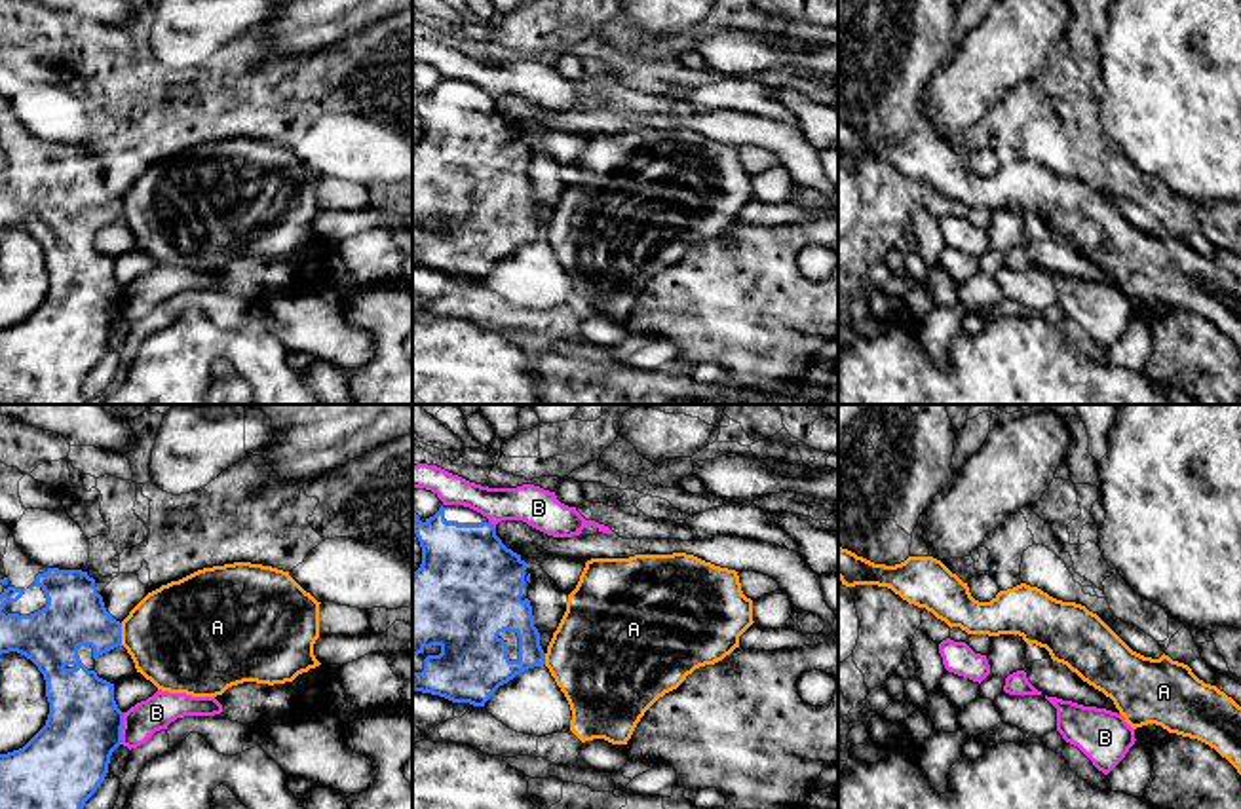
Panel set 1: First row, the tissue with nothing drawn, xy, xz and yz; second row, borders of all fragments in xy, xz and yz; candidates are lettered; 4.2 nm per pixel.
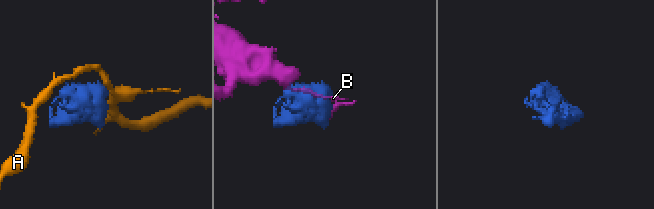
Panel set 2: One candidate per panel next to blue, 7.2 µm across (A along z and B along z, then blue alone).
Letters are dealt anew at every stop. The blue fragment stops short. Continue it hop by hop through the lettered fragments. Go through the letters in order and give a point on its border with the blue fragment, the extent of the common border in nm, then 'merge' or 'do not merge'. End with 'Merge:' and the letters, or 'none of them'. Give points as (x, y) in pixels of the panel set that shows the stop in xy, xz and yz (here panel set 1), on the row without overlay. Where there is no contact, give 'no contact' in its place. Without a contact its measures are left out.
A: contact xy (120, 209); length 100 nm; do not merge
B: contact xy (122, 301); length 140 nm; do not merge
Merge: none of them

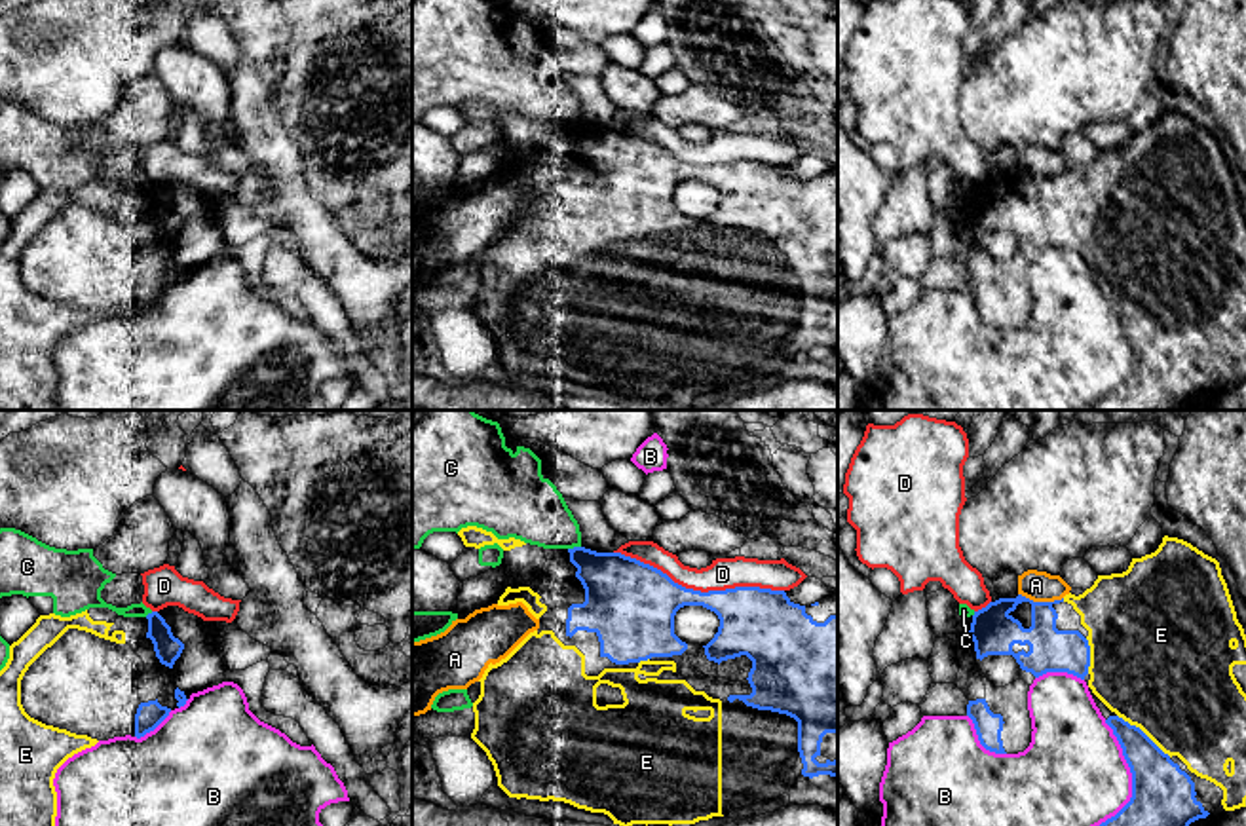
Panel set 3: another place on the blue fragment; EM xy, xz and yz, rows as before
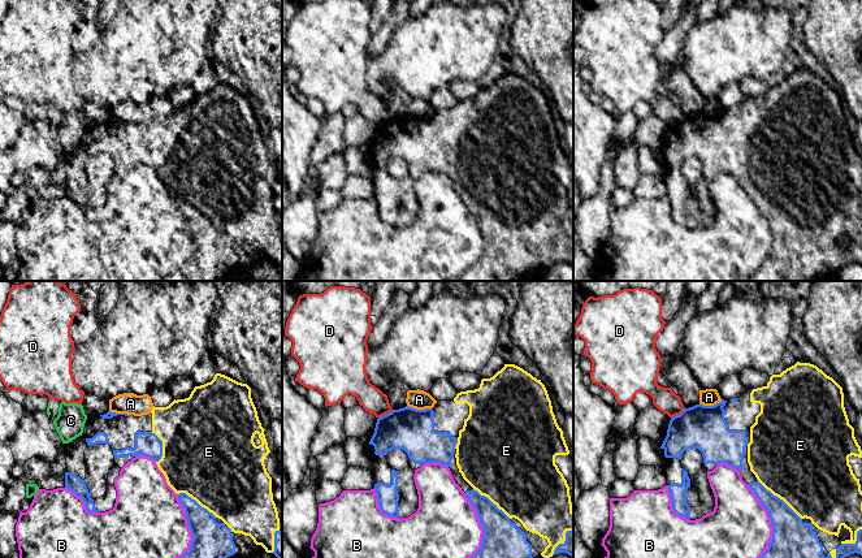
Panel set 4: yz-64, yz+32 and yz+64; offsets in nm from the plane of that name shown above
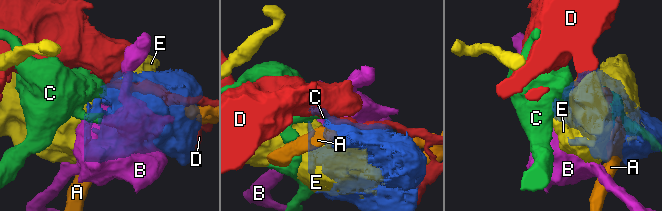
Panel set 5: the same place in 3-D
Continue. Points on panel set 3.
A: contact yz (1041, 177); length 190 nm; do not merge
B: contact yz (1132, 357); length 500 nm; do not merge
C: contact xz (574, 122); length 60 nm; do not merge
D: contact xz (699, 166); length 750 nm; do not merge
E: contact yz (1142, 306); length 300 nm; merge
Merge: E

